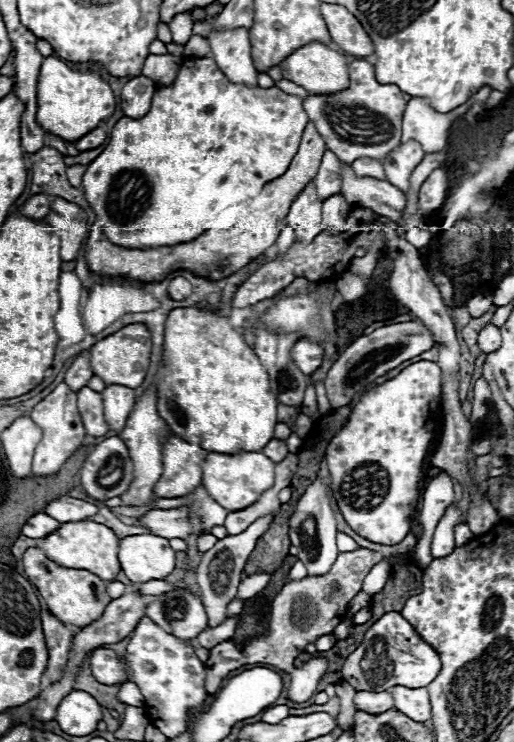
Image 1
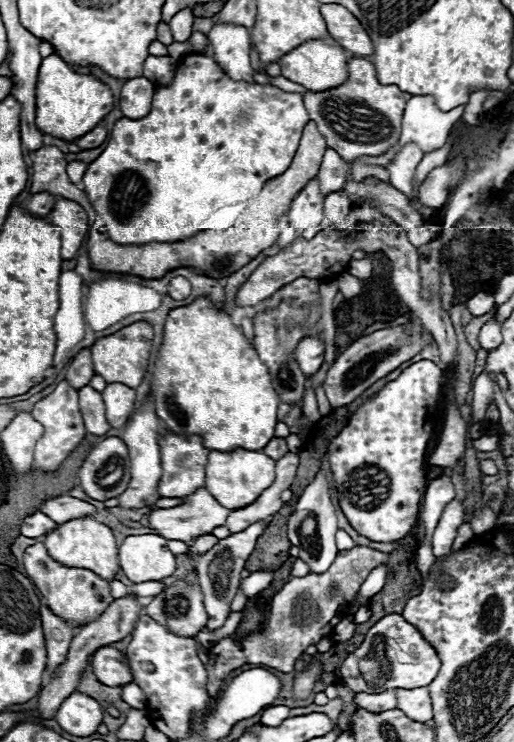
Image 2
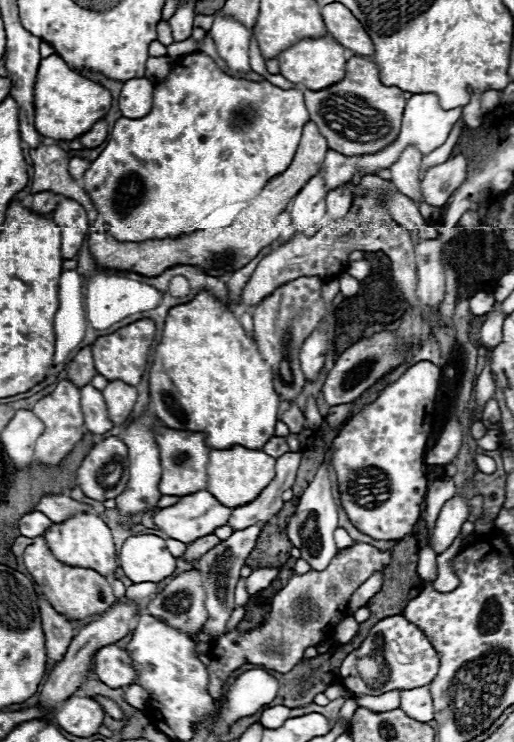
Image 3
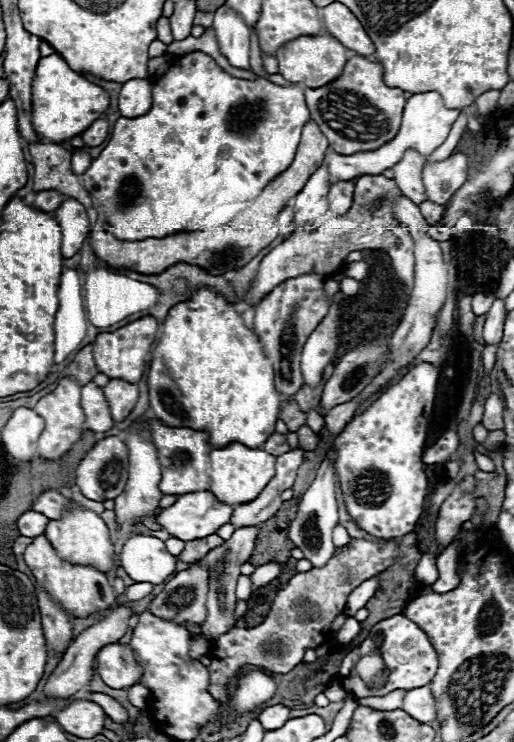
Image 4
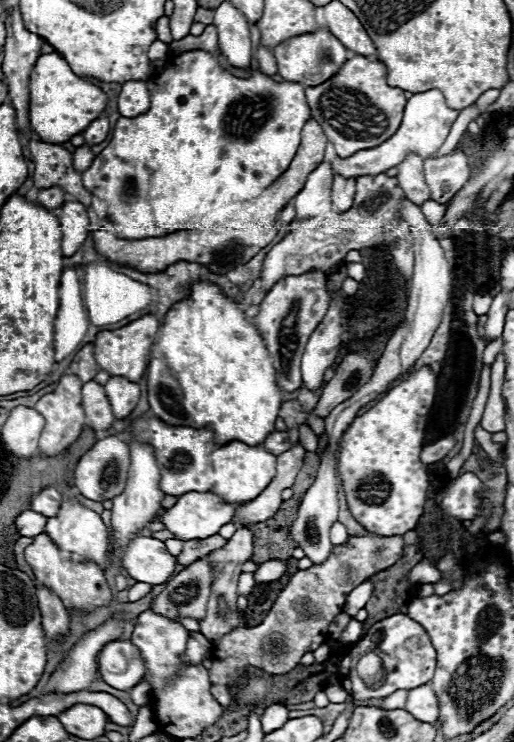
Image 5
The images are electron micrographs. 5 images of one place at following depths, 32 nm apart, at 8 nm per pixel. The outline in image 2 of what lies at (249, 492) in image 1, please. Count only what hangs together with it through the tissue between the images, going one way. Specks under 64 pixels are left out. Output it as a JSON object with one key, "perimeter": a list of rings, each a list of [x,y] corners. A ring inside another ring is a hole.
{"perimeter":[[[236,448],[232,452],[218,452],[212,450],[206,464],[206,490],[224,506],[224,508],[244,508],[252,504],[262,490],[266,490],[274,482],[274,464],[270,456],[258,450],[244,450]]]}

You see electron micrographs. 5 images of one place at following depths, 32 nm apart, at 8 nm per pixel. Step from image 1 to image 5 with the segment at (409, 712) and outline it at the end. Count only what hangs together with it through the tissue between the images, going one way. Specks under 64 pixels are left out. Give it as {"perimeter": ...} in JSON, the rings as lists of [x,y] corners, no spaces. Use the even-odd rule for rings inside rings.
{"perimeter":[[[432,682],[422,684],[408,694],[408,702],[404,706],[416,720],[434,724],[438,720],[438,698],[432,690]]]}

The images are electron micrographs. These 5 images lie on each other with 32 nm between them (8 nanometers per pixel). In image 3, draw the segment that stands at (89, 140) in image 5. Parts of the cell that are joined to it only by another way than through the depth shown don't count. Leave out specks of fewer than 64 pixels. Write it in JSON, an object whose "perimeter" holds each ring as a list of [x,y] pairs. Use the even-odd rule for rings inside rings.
{"perimeter":[[[98,120],[88,132],[80,136],[80,142],[84,144],[84,148],[96,148],[106,140],[106,136],[108,136],[108,126],[104,120]]]}

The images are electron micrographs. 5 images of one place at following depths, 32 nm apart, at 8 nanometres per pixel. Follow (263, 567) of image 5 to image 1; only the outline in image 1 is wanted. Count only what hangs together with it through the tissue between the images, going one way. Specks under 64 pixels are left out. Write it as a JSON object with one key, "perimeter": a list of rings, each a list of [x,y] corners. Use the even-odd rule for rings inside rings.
{"perimeter":[[[258,572],[258,574],[254,574],[254,576],[244,578],[244,580],[240,582],[238,596],[244,598],[244,600],[248,600],[250,596],[256,596],[260,590],[264,590],[264,588],[268,586],[270,578],[272,578],[272,574],[268,574],[268,572]]]}

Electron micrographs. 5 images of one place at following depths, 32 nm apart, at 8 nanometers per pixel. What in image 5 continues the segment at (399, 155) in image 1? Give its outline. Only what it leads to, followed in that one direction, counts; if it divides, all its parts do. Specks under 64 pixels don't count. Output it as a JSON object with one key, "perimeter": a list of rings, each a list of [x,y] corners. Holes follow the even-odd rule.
{"perimeter":[[[408,154],[404,158],[404,162],[398,164],[398,174],[396,174],[406,198],[418,206],[422,206],[426,200],[430,200],[430,188],[424,180],[422,162],[424,162],[424,158],[420,158],[418,154]]]}

